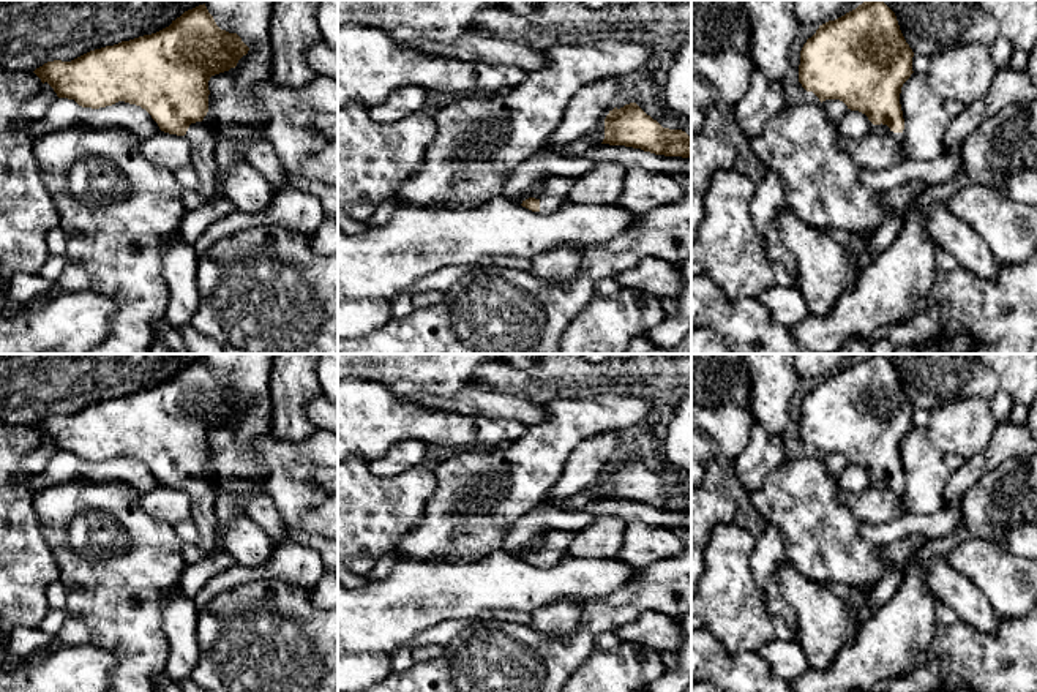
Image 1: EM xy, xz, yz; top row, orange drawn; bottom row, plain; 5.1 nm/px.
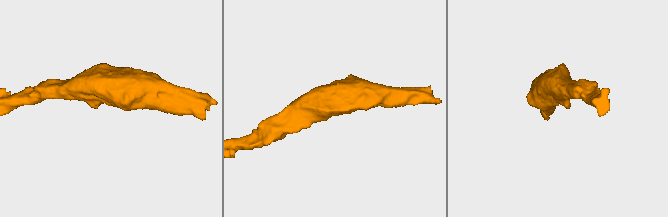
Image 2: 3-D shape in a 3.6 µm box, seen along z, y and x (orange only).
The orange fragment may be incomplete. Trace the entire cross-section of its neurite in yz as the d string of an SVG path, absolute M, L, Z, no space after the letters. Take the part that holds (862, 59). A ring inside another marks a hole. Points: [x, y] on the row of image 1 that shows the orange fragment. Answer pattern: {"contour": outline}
{"contour": "M865 0L855 9L844 16L829 21L807 39L800 51L799 82L807 92L813 92L819 101L840 100L848 109L859 111L874 125L873 131L890 134L900 149L906 152L903 144L904 118L900 104L903 84L911 77L914 52L906 43L895 13L882 0Z"}

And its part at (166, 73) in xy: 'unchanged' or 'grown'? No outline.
grown

